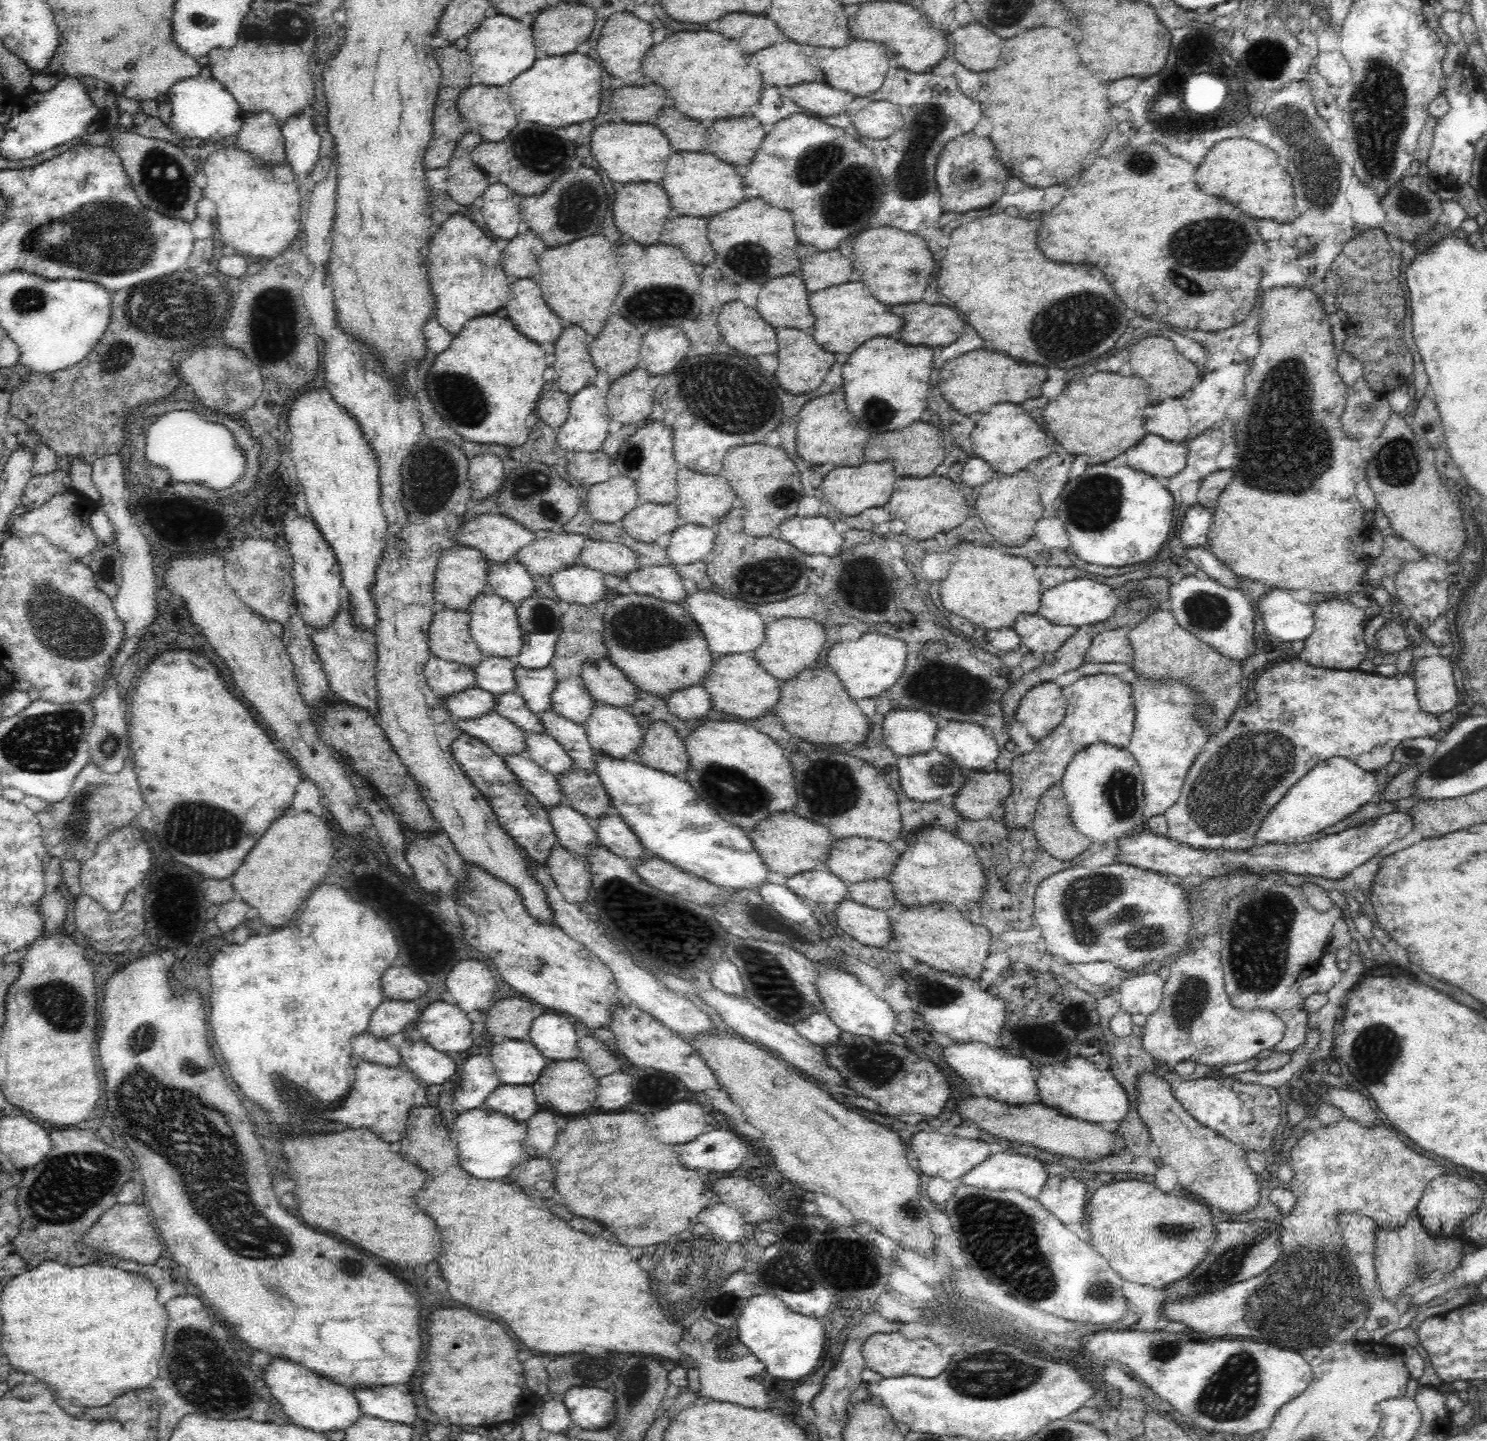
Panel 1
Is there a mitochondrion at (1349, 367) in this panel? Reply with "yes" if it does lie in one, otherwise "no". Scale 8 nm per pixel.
no

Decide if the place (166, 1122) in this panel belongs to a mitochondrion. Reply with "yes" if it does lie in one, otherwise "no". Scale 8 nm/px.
yes

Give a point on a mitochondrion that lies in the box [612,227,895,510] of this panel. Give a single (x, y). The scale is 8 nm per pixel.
(726, 399)

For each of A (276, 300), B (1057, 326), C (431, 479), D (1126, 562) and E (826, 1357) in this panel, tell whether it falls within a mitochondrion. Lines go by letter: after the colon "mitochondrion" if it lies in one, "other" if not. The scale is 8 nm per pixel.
A: mitochondrion
B: mitochondrion
C: mitochondrion
D: other
E: other

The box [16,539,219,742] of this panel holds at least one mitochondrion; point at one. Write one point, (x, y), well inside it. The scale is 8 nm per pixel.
(71, 630)

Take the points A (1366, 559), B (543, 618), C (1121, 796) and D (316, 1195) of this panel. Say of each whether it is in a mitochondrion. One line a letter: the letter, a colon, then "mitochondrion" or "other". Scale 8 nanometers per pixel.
A: other
B: mitochondrion
C: mitochondrion
D: other

